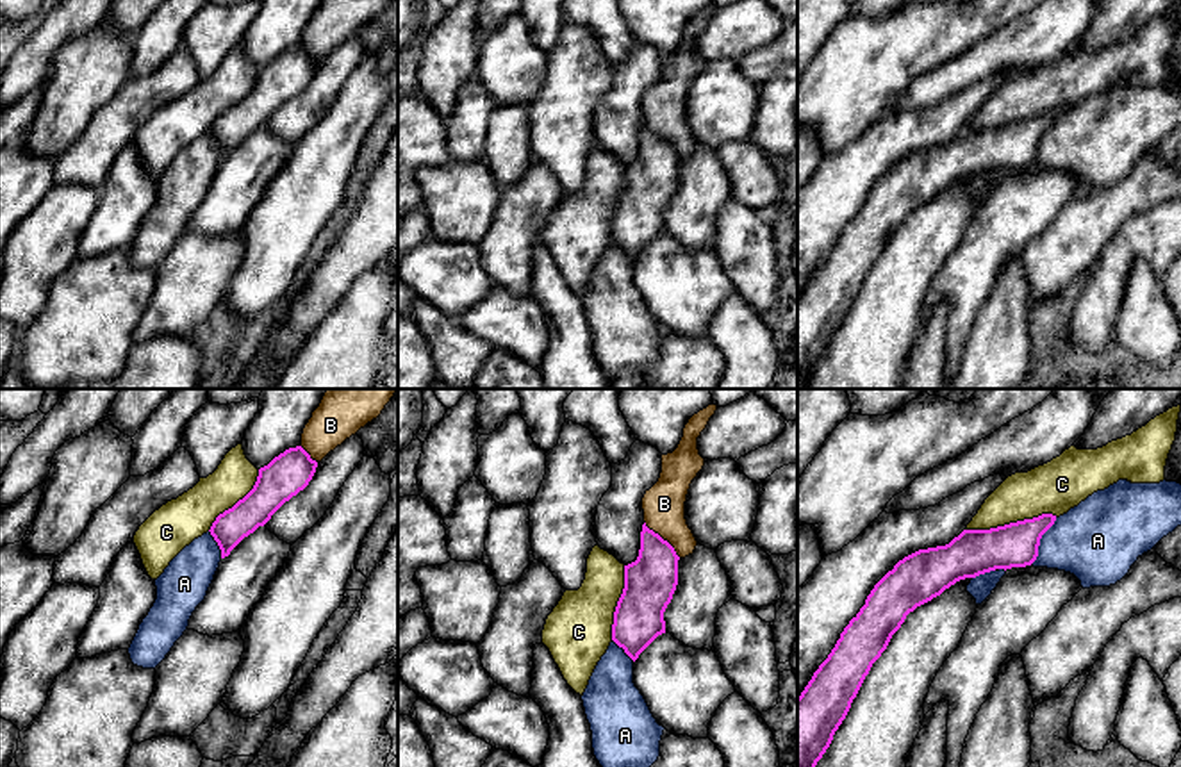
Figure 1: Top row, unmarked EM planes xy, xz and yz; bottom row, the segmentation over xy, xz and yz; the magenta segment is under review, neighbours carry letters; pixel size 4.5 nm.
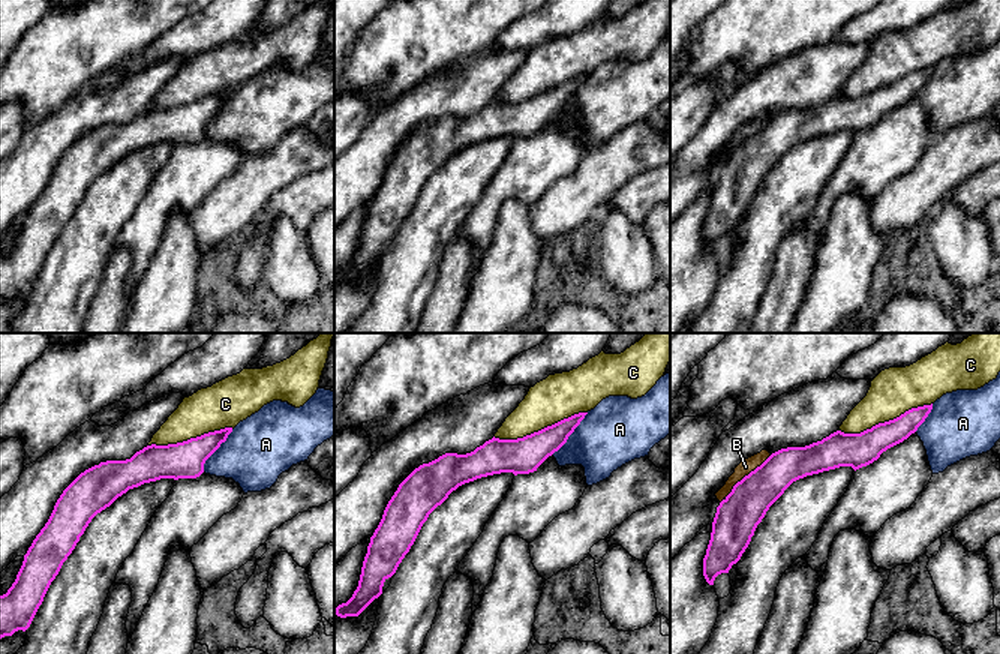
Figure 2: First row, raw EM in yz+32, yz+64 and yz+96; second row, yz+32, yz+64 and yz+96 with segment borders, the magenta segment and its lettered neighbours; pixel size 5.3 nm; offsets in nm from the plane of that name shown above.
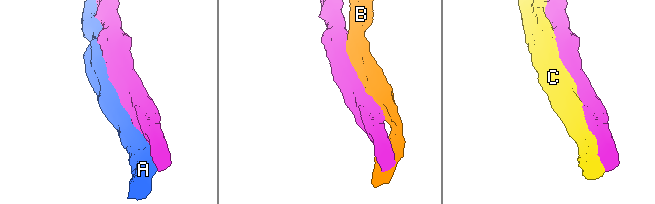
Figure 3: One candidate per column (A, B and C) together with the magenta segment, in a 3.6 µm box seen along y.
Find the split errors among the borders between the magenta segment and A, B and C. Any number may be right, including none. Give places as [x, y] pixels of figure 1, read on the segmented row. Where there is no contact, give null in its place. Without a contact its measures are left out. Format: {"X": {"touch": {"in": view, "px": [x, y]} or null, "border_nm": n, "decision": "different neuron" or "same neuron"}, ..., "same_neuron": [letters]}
{"A": {"touch": {"in": "yz", "px": [1039, 541]}, "border_nm": 240, "decision": "different neuron"}, "B": {"touch": {"in": "xz", "px": [660, 537]}, "border_nm": 240, "decision": "different neuron"}, "C": {"touch": {"in": "yz", "px": [1010, 523]}, "border_nm": 420, "decision": "different neuron"}, "same_neuron": []}

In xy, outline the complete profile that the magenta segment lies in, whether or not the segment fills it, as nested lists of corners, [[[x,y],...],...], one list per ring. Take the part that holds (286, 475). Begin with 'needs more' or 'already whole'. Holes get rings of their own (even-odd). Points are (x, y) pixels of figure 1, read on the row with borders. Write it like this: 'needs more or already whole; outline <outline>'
already whole; outline [[[289,448],[259,469],[253,489],[232,508],[216,517],[211,535],[221,549],[221,558],[271,515],[293,496],[303,491],[316,473],[318,462],[301,448]]]

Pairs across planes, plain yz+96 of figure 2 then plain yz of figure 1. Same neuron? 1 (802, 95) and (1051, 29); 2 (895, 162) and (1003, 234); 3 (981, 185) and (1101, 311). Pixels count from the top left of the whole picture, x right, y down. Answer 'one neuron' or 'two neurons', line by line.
1: two neurons
2: one neuron
3: one neuron

